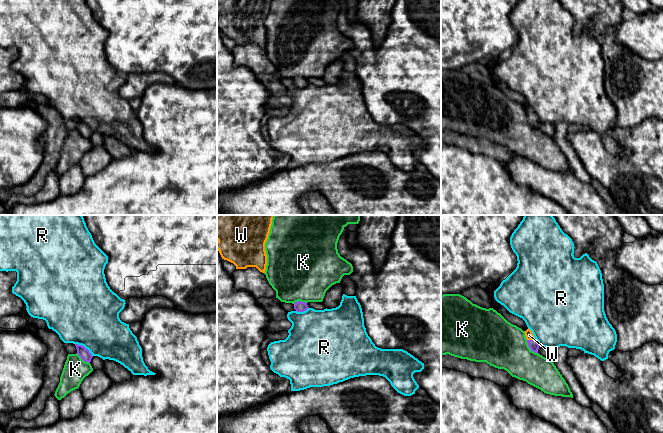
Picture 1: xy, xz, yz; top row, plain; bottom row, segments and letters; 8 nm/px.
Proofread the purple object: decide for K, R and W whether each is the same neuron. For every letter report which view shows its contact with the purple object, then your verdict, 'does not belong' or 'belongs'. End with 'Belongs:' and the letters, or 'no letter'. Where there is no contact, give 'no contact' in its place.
K: meets purple in yz; does not belong
R: meets purple in xy; does not belong
W: meets purple in yz; belongs
Belongs: W

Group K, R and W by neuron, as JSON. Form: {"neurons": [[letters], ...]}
{"neurons": [["K"], ["R"], ["W"]]}

